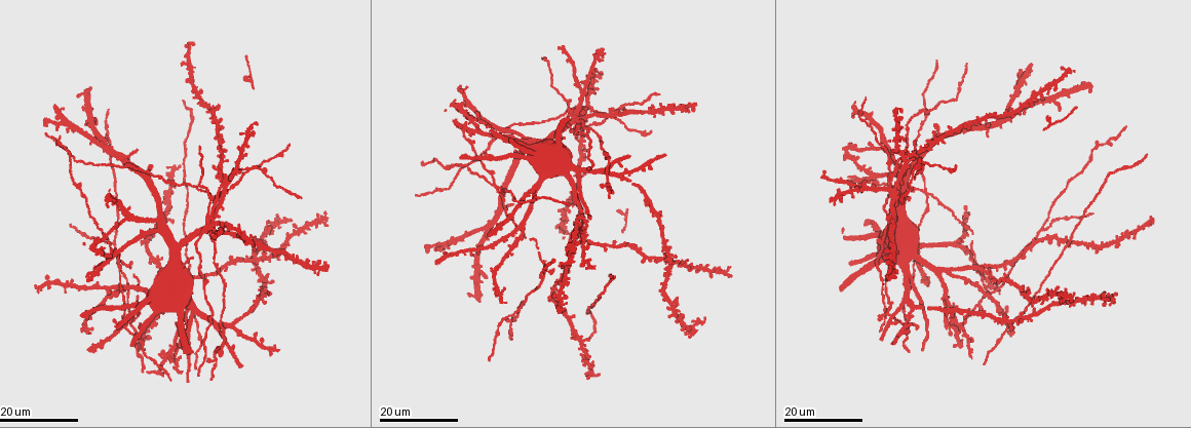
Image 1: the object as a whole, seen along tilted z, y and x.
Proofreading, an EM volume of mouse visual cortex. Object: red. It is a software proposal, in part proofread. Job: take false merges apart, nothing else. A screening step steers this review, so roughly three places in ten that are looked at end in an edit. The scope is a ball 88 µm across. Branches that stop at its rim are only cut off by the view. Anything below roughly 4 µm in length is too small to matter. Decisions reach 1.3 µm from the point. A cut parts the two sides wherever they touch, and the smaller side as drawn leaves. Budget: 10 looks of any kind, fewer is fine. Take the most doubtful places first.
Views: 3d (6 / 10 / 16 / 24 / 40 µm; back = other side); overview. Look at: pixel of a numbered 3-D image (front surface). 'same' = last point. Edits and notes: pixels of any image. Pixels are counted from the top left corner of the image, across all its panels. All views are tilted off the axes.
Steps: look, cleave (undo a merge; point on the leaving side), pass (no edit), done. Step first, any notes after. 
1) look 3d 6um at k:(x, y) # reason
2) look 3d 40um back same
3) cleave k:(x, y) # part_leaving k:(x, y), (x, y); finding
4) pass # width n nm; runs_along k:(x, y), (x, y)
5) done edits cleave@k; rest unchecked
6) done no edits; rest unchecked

look 3d 24um at 1:(569, 111) # thin arm on a thick one

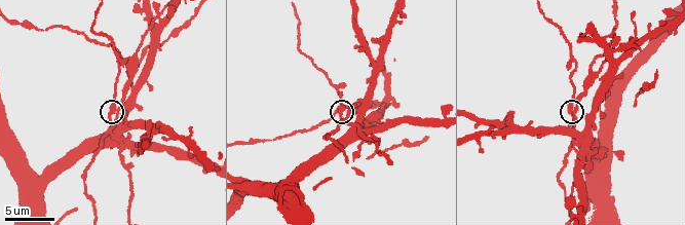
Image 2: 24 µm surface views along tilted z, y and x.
look 3d 10um at 2:(575, 113)

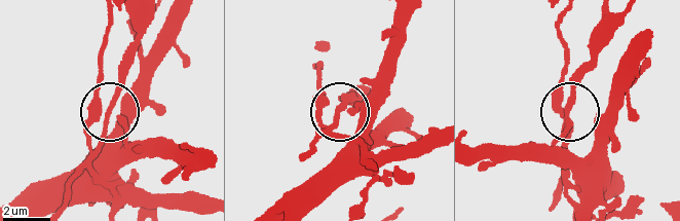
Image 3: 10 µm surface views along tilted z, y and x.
pass # runs_along 3:(298, 210), (341, 153), (329, 126), (337, 111), (315, 86); continuous, no second neuron

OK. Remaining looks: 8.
look 3d 16um at 1:(925, 193) # looks like a crossing

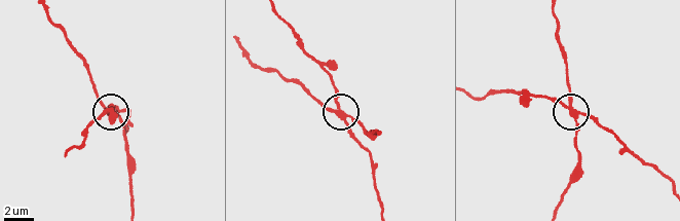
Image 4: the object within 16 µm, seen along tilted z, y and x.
look 3d 6um at 4:(337, 113) # closer look

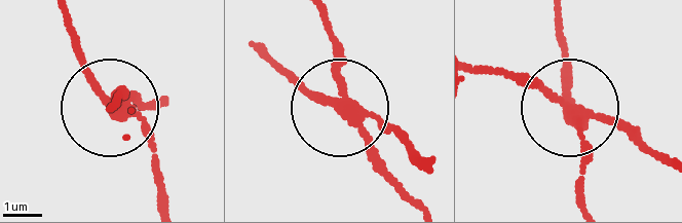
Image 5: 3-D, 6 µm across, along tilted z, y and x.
pass # width 260 nm; runs_along 5:(478, 72), (528, 77), (564, 102), (560, 11); continuous, no second neuron

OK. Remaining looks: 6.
look 3d 16um at 1:(1049, 124) # small branch off a trunk

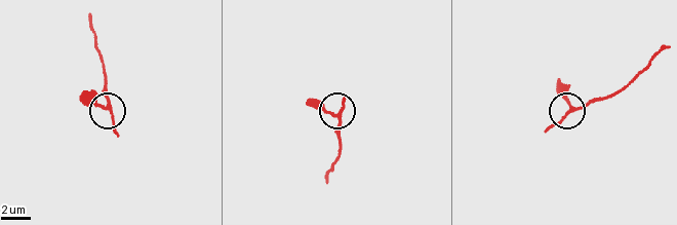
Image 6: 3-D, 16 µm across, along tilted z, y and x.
look 3d 10um at 6:(107, 106)

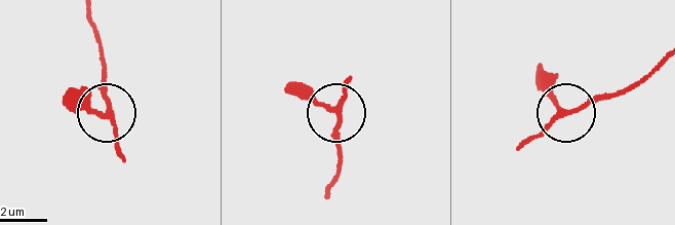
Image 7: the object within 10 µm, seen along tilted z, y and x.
pass # continuous, no second neuron

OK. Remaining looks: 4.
look 3d 16um at 1:(249, 167) # branch point

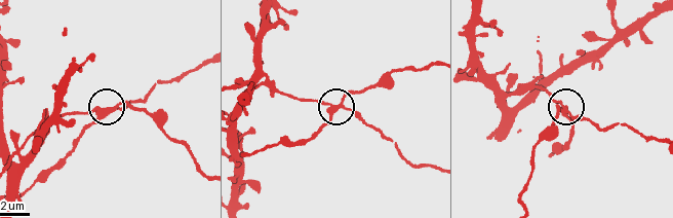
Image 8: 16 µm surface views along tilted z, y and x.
look 3d 10um at 8:(341, 103)

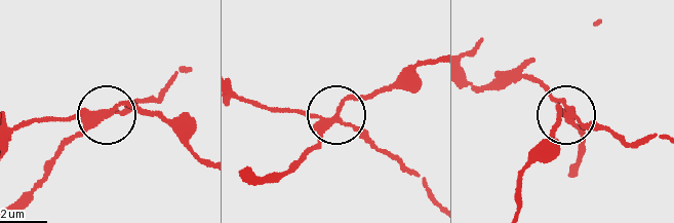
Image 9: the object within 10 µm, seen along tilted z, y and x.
cleave 9:(353, 96) # arms 3; part_leaving 9:(330, 117), (349, 101), (432, 63); a second neuron is stuck on

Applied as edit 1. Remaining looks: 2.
done edits cleave@9; rest unchecked

